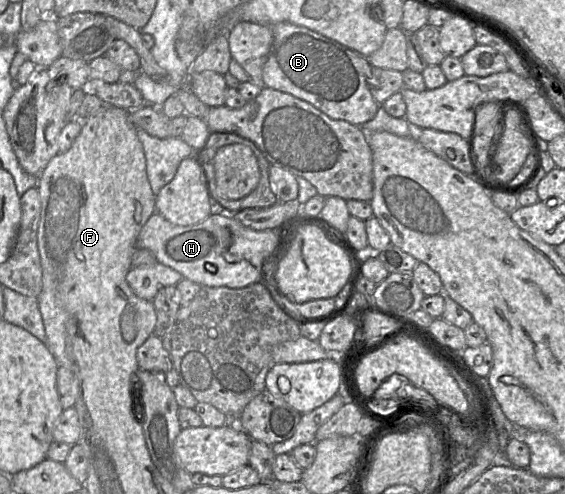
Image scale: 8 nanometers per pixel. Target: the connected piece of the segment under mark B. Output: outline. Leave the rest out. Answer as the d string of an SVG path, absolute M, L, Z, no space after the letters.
M289 22L270 25L273 42L263 66L262 86L305 100L332 119L362 126L381 106L369 89L372 65L367 57L308 28Z

